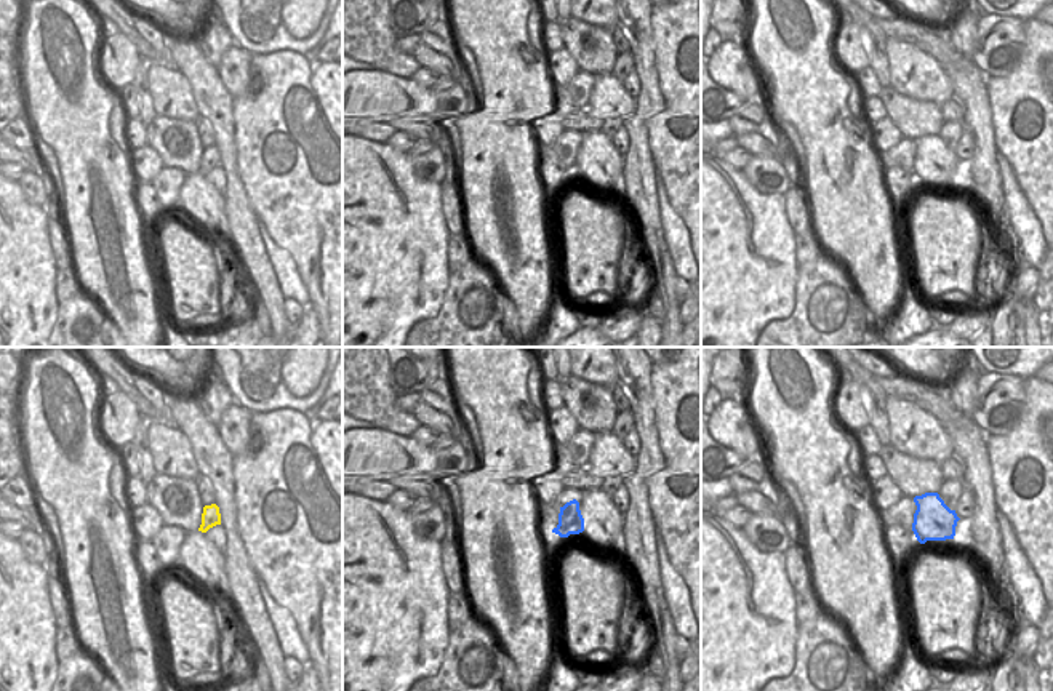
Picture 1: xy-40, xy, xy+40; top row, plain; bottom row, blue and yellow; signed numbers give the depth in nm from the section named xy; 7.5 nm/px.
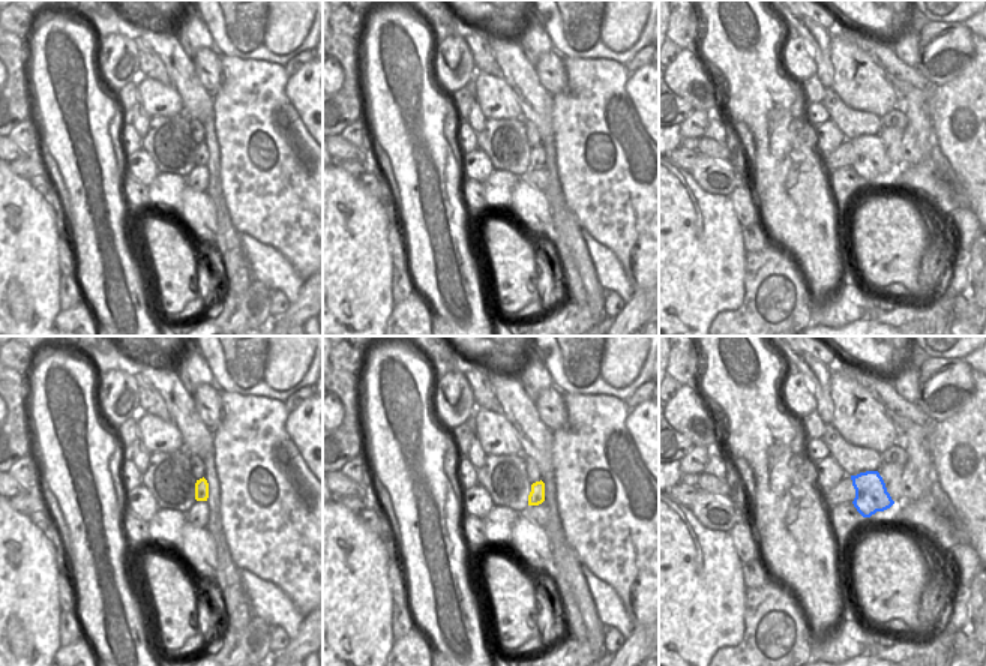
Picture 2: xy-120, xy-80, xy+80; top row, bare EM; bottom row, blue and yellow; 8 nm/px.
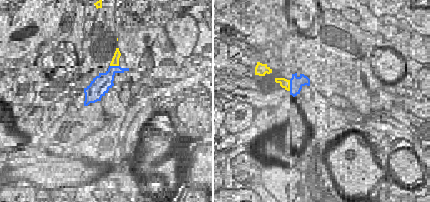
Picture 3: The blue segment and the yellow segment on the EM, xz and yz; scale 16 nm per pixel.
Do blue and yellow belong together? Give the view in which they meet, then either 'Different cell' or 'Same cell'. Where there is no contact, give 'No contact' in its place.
No contact. Different cell.

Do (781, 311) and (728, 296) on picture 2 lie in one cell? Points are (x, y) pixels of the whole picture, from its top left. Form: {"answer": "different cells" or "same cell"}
{"answer": "different cells"}

